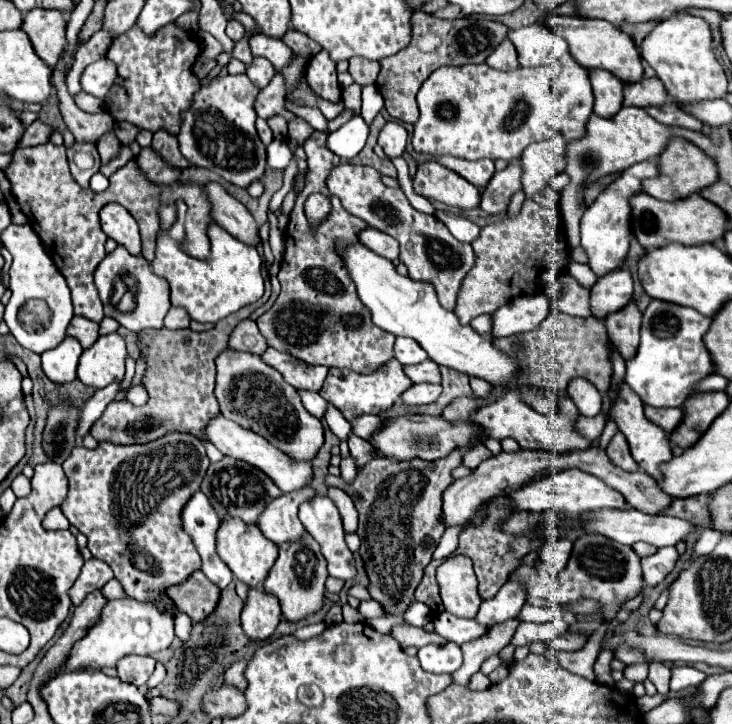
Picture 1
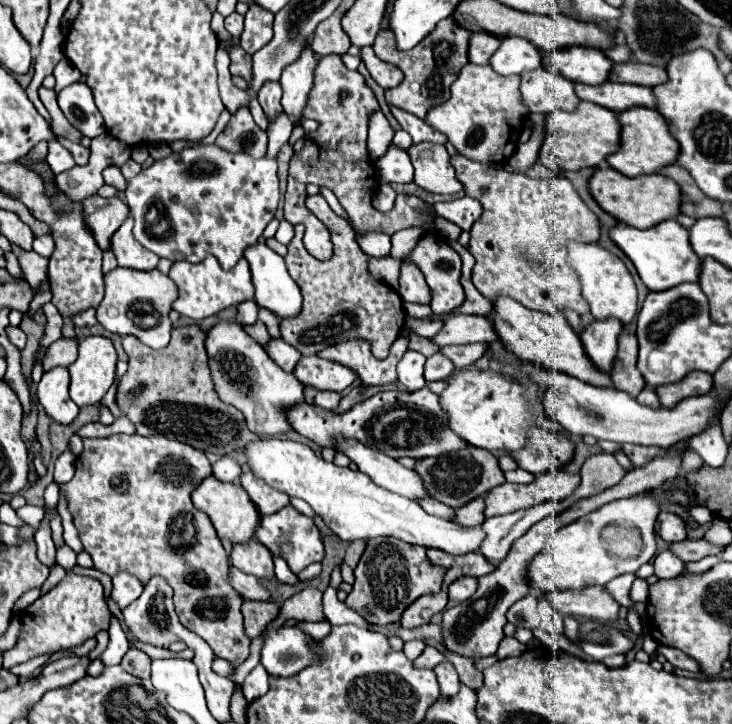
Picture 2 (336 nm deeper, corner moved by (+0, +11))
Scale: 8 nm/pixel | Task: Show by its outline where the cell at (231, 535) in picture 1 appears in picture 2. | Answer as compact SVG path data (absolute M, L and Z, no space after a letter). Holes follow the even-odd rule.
M210 475L204 483L200 483L192 493L192 503L198 511L206 513L222 541L234 543L246 543L254 537L258 525L260 525L260 513L252 505L252 499L248 493L244 493L240 483L222 483L214 475Z

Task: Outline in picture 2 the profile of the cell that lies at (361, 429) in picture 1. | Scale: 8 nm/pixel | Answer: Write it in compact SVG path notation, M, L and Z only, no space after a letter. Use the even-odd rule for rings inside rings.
M318 355L302 357L294 369L294 375L304 385L310 385L318 391L326 389L336 393L342 393L356 381L356 375L348 367L320 359Z

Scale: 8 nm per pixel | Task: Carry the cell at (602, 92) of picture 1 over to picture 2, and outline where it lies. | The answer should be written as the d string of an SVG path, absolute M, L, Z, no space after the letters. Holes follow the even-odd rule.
M570 47L548 53L544 57L544 65L550 71L568 77L574 83L602 85L608 81L614 63L600 49Z

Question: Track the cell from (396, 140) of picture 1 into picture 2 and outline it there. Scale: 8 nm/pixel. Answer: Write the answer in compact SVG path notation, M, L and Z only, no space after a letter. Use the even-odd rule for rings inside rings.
M390 143L388 151L376 161L376 171L380 183L410 183L414 177L408 153L394 143Z

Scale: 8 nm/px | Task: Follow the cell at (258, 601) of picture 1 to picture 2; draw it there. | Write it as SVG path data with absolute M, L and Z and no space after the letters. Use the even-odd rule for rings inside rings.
M256 539L242 545L234 545L232 565L258 579L274 579L272 553L264 545L260 545Z

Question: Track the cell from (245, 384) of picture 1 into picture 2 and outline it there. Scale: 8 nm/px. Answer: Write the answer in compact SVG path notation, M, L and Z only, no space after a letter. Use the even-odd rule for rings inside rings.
M220 321L214 325L206 333L206 351L220 401L242 411L250 431L254 431L258 437L274 437L292 431L288 411L294 405L304 403L304 385L292 373L280 369L238 323Z

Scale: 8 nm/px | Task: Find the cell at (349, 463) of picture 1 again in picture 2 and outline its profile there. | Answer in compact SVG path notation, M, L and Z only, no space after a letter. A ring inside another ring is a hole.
M318 391L316 397L314 397L314 403L322 409L328 409L328 411L334 411L340 403L340 395L334 393L334 391Z

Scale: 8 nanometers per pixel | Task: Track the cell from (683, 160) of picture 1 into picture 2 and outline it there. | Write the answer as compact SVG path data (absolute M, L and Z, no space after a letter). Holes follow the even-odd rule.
M646 107L628 109L628 111L622 111L618 117L622 125L620 151L612 153L612 157L606 157L606 161L616 171L624 173L626 177L638 177L638 175L652 175L662 167L666 167L668 163L676 163L680 153L678 141L668 133L668 125L656 109L646 109Z

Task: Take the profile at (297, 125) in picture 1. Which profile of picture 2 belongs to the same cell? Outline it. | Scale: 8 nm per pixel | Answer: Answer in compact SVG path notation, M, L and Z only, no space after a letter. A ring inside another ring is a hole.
M306 41L300 57L282 69L280 85L282 85L284 95L282 95L280 103L282 103L282 109L286 115L290 115L290 117L302 115L306 101L308 101L308 93L314 83L316 65L318 65L316 53L312 51L310 43Z

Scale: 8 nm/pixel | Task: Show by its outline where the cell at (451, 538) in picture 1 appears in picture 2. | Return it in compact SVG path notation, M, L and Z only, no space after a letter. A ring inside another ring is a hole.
M564 469L560 471L548 471L536 475L536 479L528 485L514 485L514 483L502 483L488 491L486 495L486 517L492 515L506 515L518 509L534 507L542 501L552 499L568 499L576 487L580 485L580 475L568 473Z

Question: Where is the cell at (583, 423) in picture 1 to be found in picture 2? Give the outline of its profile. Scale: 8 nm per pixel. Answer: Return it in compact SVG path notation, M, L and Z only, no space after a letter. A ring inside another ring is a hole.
M484 495L472 499L456 511L456 521L464 527L476 527L484 521Z

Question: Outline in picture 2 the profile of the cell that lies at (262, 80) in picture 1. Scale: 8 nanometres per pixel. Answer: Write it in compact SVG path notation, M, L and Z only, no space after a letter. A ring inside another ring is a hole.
M266 81L262 85L262 89L258 91L258 101L266 113L266 117L276 115L280 109L280 97L282 97L282 89L278 81Z

